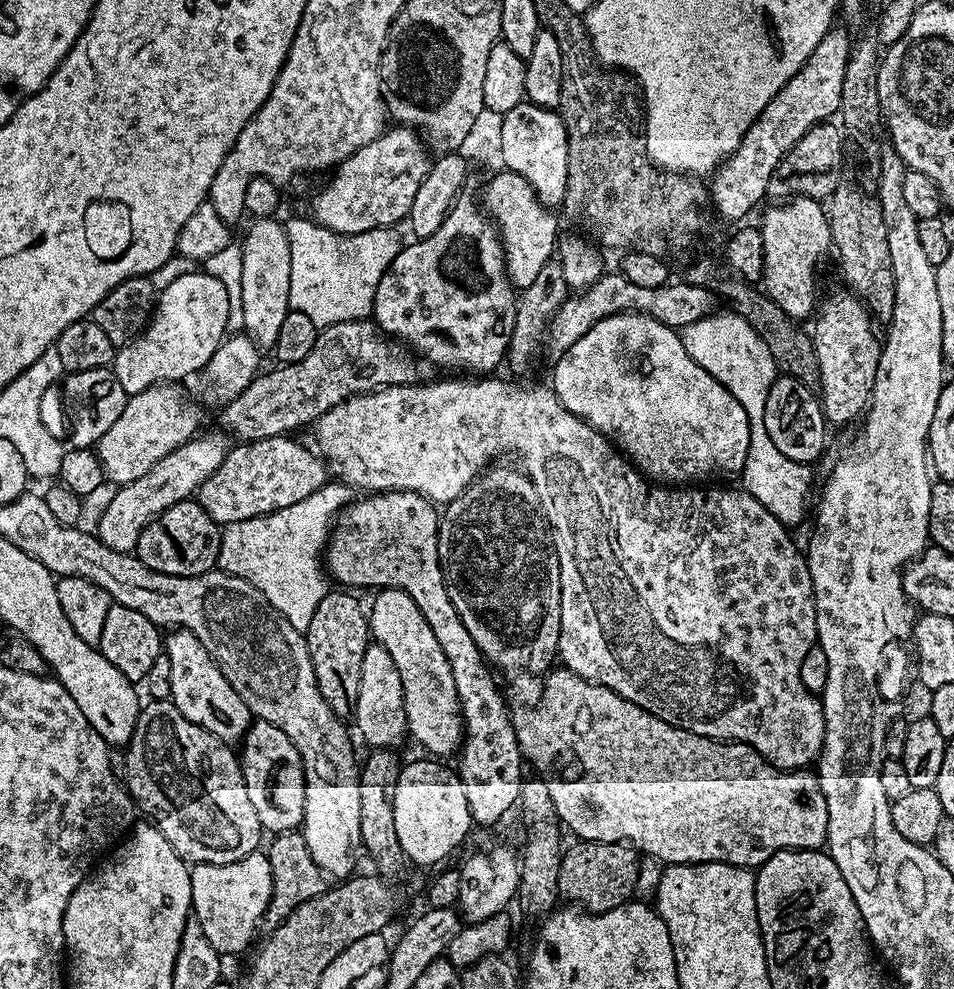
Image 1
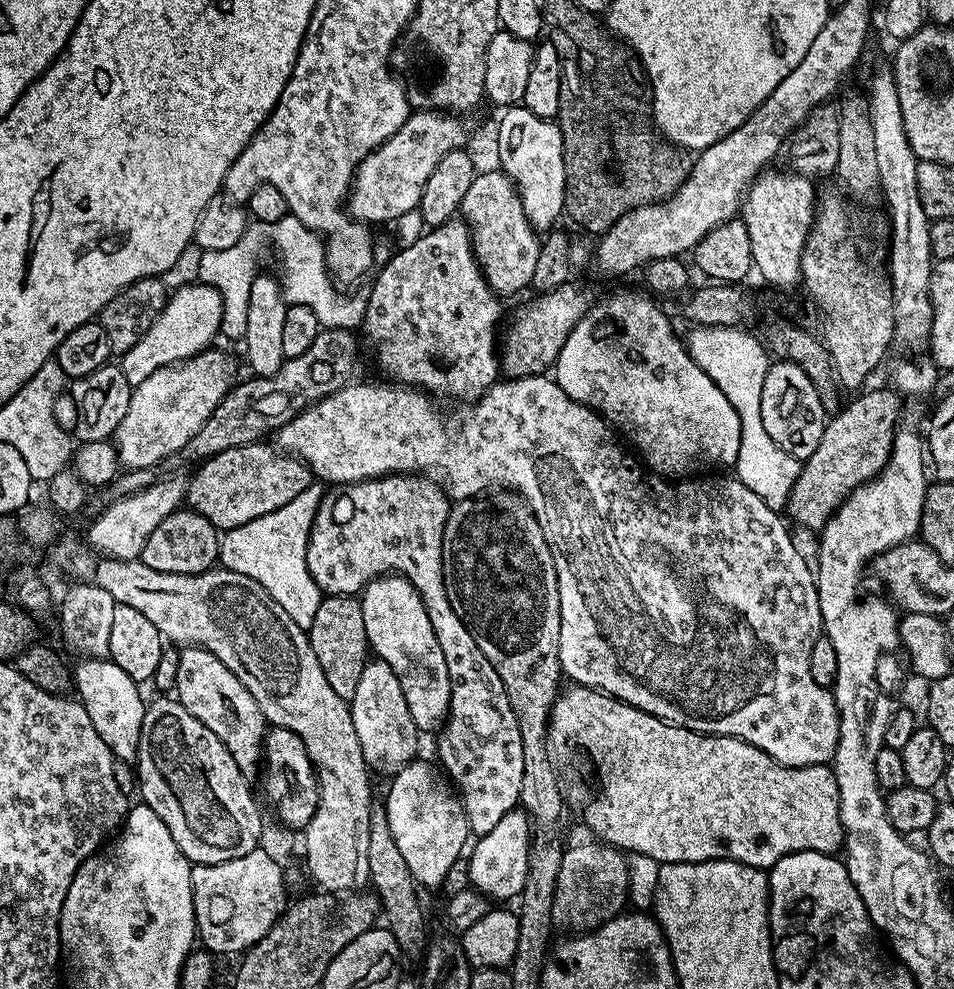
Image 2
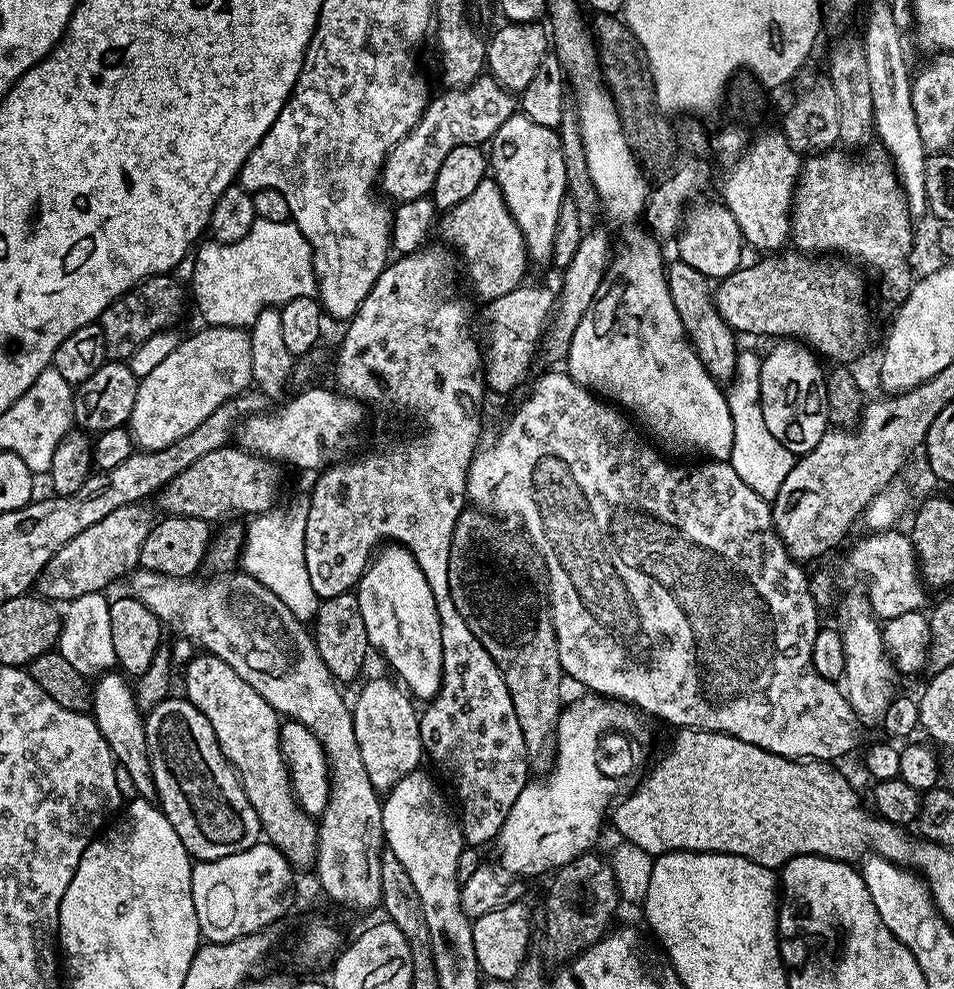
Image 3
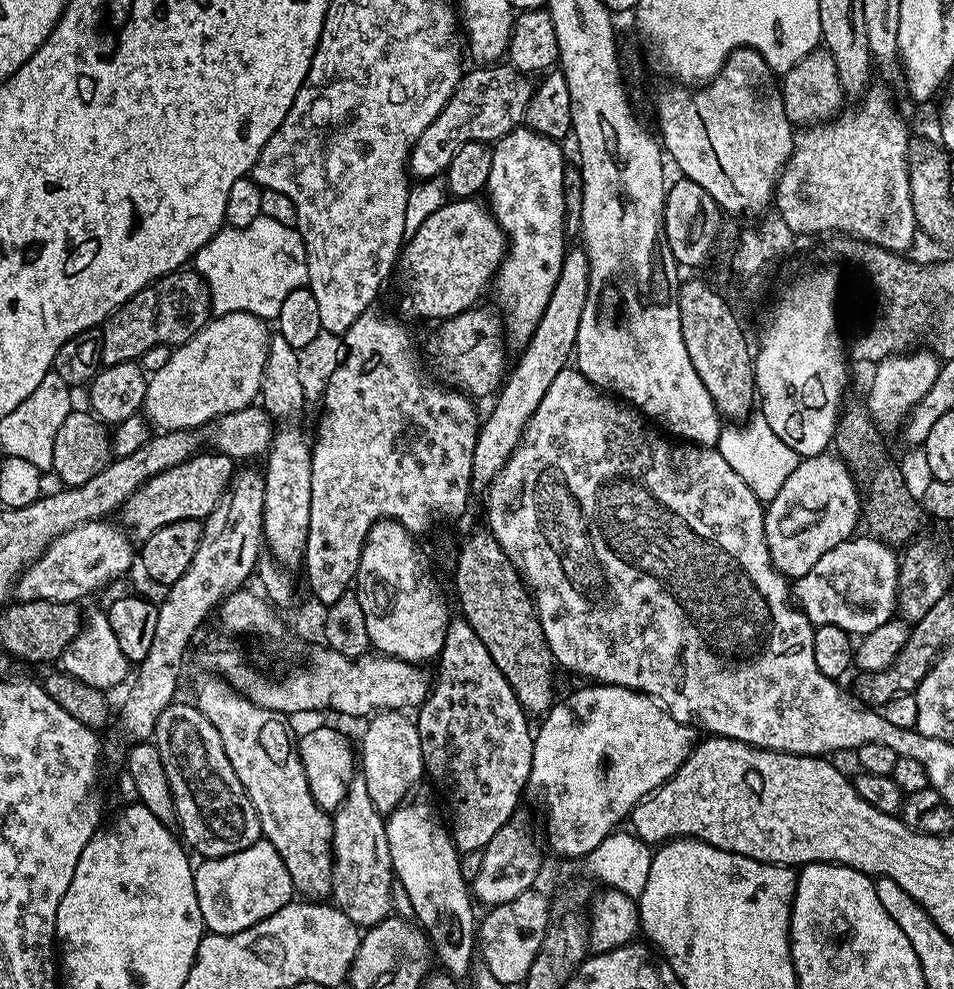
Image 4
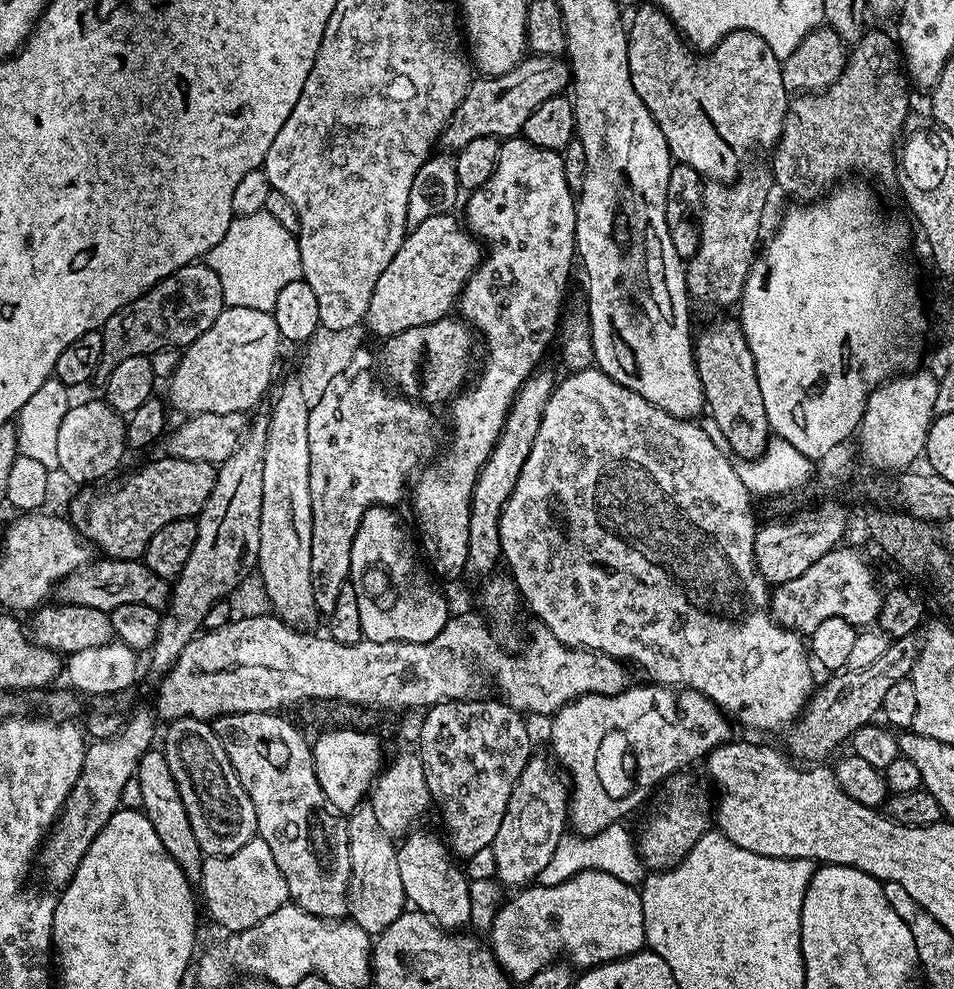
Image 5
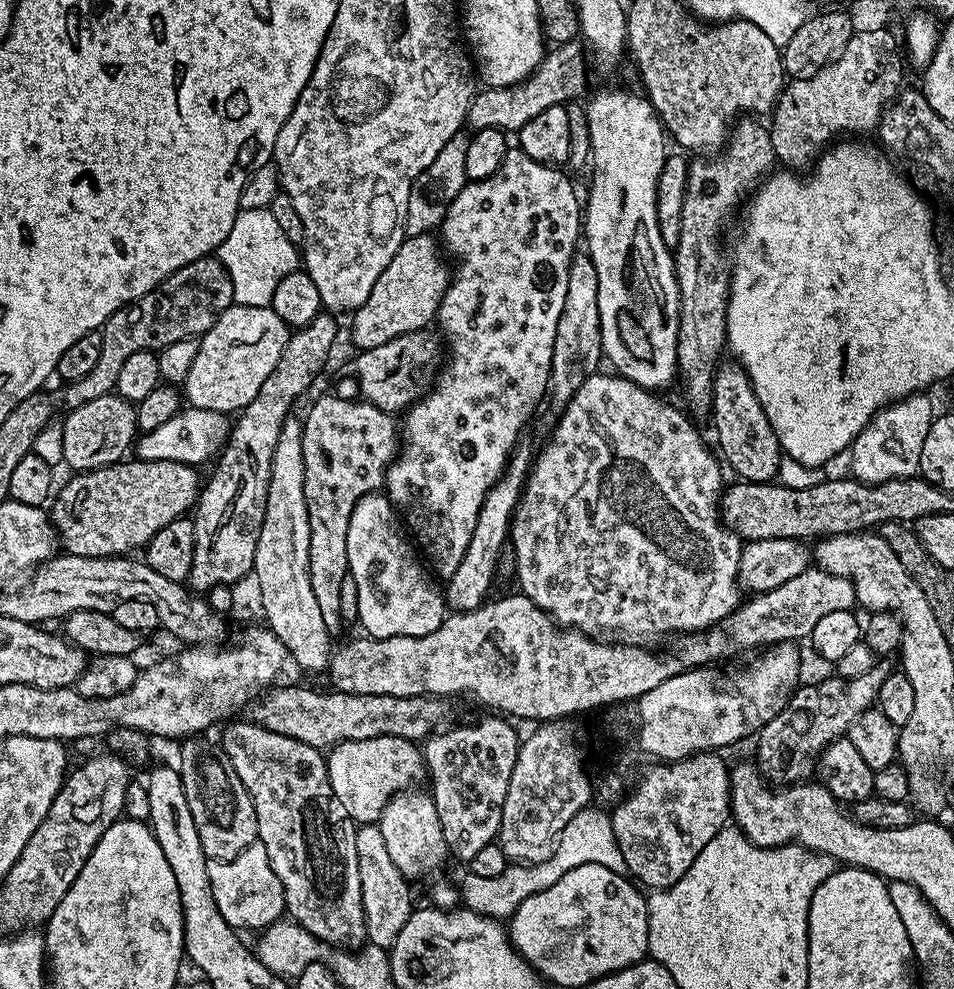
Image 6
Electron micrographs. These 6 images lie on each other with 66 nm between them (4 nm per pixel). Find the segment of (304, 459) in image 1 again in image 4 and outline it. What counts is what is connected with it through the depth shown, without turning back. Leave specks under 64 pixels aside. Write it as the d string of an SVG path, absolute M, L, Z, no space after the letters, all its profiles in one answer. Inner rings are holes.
M208 450L205 456L197 454L178 466L170 466L170 470L162 470L162 474L154 474L154 478L134 490L134 494L122 505L125 522L132 524L131 535L136 535L136 540L143 542L150 538L150 534L154 534L154 530L162 530L162 526L170 522L203 522L222 498L233 471L234 461L229 456L221 456L214 450Z

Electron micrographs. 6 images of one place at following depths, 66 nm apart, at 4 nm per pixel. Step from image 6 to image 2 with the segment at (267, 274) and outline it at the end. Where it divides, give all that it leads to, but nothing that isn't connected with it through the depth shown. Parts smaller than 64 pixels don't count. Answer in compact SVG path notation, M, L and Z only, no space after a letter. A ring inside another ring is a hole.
M294 215L283 216L273 224L253 223L245 232L244 237L234 246L226 250L201 251L200 261L196 264L196 272L199 283L218 290L222 298L222 322L220 323L219 335L229 336L236 342L243 341L246 334L246 306L250 298L250 286L252 278L257 271L256 259L264 248L264 240L272 243L280 264L284 267L282 275L282 287L284 300L289 304L301 304L310 306L314 310L314 318L324 328L346 328L356 330L364 323L367 299L360 296L340 296L341 289L337 287L328 273L328 267L324 261L324 241L314 230L302 226Z

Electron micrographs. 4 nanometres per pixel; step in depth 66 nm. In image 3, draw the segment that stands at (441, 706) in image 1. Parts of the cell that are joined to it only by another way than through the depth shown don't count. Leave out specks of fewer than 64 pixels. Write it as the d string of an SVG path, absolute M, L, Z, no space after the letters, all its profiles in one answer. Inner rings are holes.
M395 542L381 547L354 591L358 606L362 606L369 645L388 659L389 666L404 679L403 687L417 701L431 702L438 694L444 673L442 638L436 599L416 559Z

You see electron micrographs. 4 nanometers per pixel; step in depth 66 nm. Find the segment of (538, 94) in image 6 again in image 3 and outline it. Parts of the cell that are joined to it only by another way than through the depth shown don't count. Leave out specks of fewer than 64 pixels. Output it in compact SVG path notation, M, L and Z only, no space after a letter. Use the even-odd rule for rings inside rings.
M487 74L480 75L473 84L465 84L463 88L444 90L425 108L410 134L406 134L406 138L402 138L402 142L398 142L398 146L394 146L384 159L378 181L379 191L389 201L394 200L392 202L427 197L434 186L434 178L438 178L442 158L446 158L454 146L487 145L502 122L512 117L517 108L517 97L501 88L495 78Z

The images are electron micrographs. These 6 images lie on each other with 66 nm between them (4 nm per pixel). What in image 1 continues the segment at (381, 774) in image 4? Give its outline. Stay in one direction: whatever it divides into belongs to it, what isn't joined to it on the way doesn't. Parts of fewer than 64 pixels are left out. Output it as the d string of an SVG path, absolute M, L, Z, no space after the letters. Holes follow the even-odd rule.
M371 643L362 660L361 685L358 686L358 702L353 708L353 721L369 747L396 748L408 734L405 698L402 694L401 675L398 674L394 658L378 643Z

